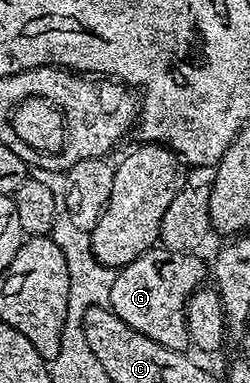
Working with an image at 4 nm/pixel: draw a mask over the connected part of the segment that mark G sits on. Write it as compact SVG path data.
M162 247L148 249L146 253L142 253L137 259L133 259L116 272L109 308L125 323L129 323L133 331L141 331L141 335L170 349L186 350L192 344L187 330L187 300L204 284L203 276L206 273L208 276L208 266L206 269L202 259L195 253L182 253Z

